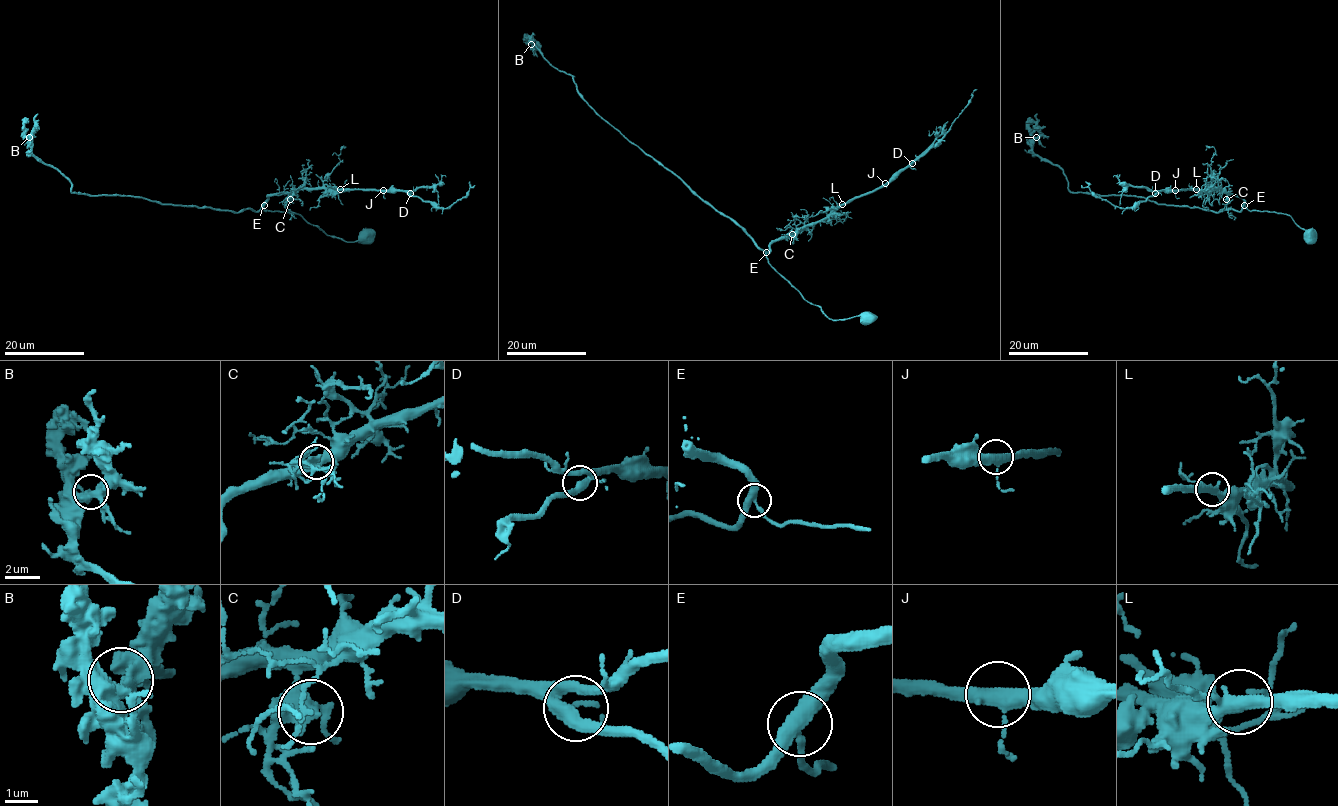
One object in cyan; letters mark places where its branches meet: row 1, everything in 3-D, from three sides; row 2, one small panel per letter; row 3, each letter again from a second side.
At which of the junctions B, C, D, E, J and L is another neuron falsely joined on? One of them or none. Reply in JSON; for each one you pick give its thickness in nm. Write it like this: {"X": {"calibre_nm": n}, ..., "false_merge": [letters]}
{"false_merge": []}

